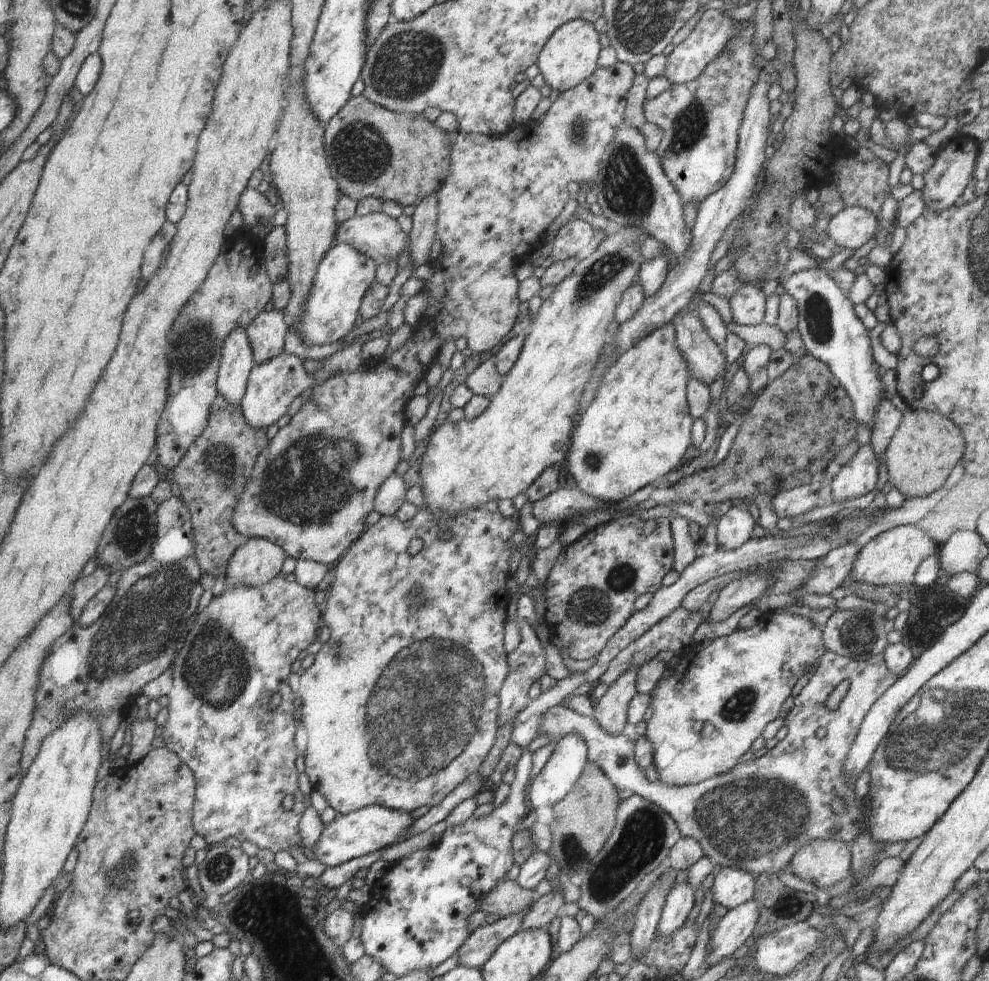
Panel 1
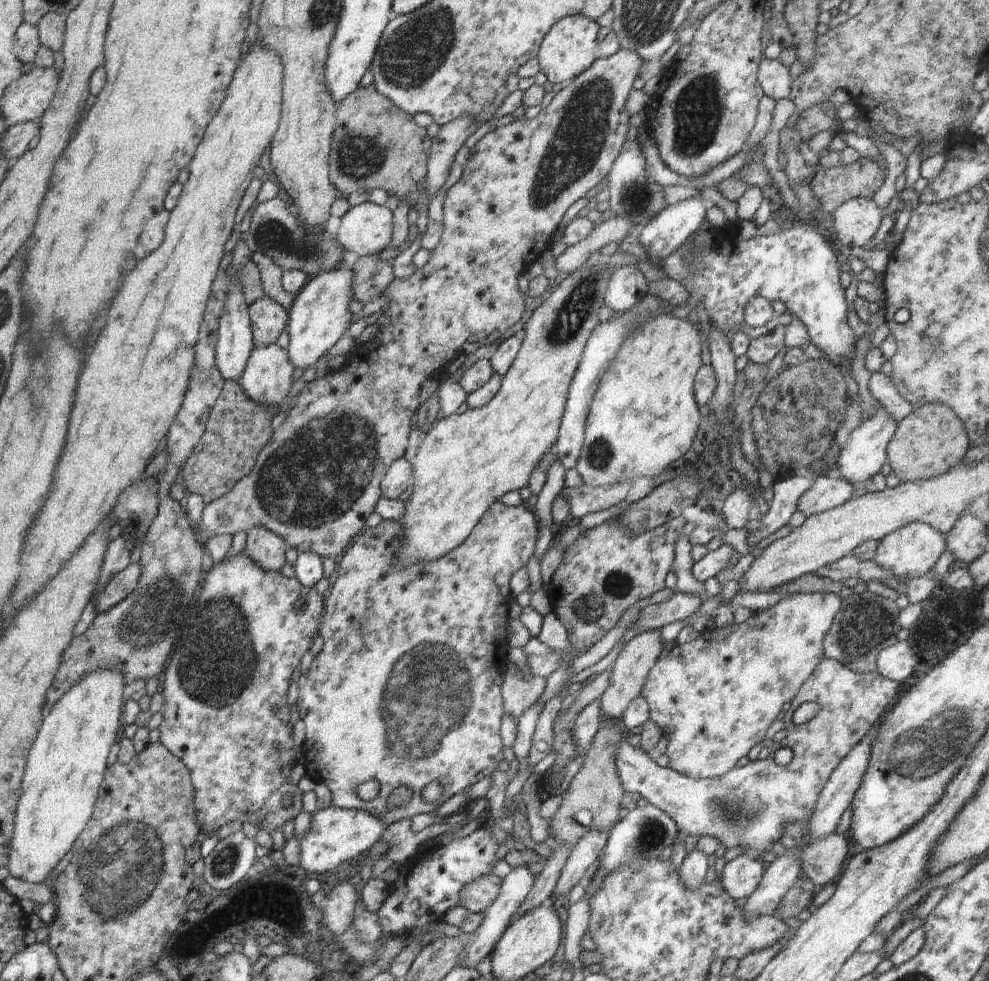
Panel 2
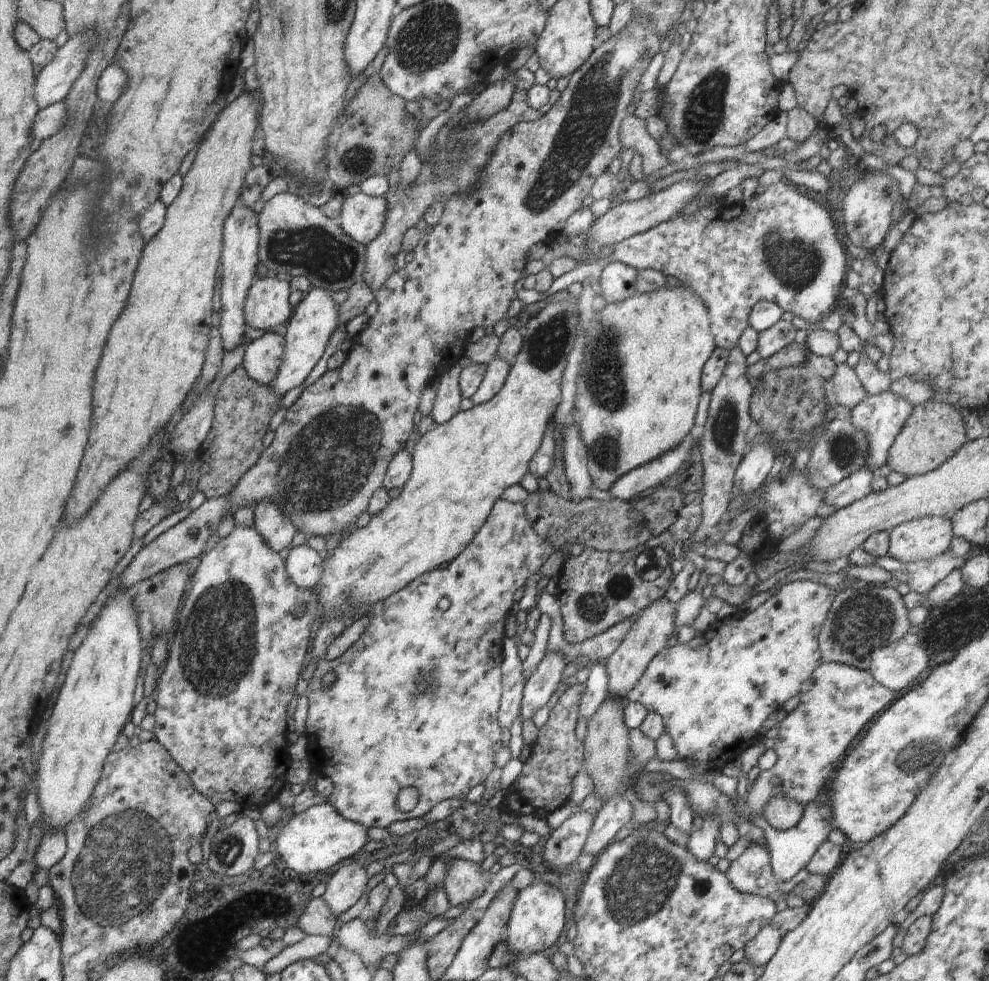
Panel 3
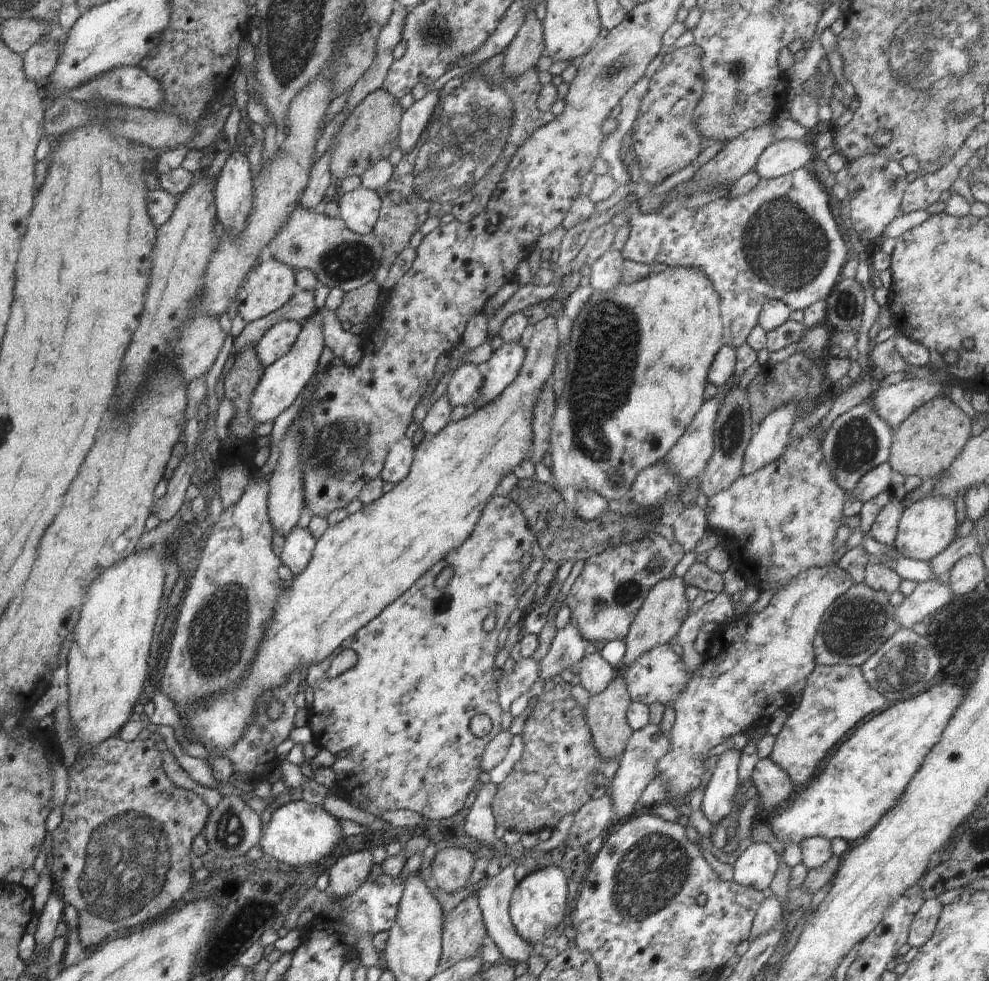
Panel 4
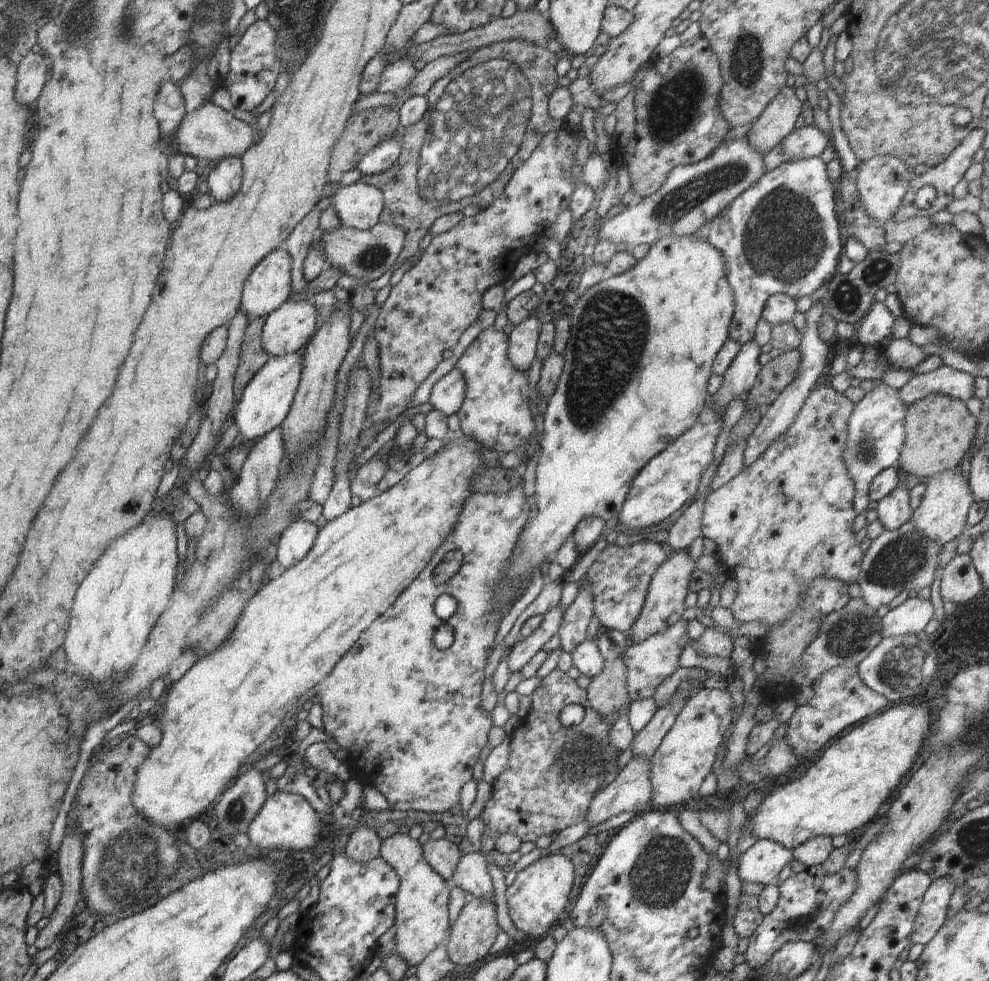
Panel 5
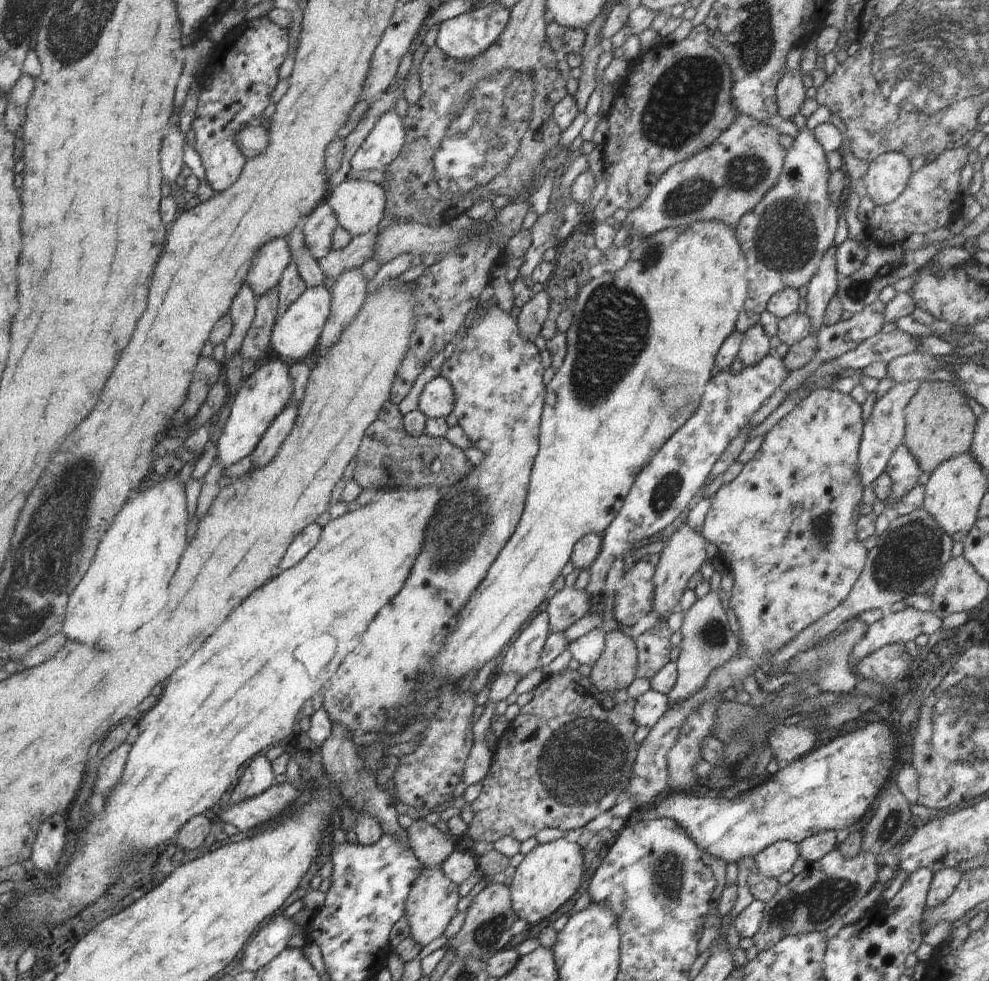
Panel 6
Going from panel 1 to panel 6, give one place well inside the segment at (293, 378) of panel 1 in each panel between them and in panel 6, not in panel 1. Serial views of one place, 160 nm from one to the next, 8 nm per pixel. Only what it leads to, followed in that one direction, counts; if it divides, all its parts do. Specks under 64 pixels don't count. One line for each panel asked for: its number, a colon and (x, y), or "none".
2: (267, 379)
3: (263, 356)
4: (278, 340)
5: (288, 330)
6: (296, 332)

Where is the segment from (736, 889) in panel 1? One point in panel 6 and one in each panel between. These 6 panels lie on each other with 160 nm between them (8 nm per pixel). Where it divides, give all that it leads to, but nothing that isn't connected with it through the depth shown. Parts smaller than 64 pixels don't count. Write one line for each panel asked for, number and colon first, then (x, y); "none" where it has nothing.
2: (741, 876)
3: (751, 872)
4: (755, 867)
5: (762, 863)
6: (779, 857)

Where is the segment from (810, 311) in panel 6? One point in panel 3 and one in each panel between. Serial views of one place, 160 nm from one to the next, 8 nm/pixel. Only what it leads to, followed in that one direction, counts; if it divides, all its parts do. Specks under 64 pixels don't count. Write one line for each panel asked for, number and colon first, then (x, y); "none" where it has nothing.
3: (751, 473)
4: (770, 442)
5: (782, 412)

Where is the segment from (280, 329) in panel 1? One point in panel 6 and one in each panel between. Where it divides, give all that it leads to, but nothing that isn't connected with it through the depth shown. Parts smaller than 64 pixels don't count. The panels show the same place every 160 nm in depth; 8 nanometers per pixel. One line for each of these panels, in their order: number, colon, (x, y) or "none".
2: (268, 318)
3: (267, 306)
4: (272, 284)
5: (268, 286)
6: (270, 260)

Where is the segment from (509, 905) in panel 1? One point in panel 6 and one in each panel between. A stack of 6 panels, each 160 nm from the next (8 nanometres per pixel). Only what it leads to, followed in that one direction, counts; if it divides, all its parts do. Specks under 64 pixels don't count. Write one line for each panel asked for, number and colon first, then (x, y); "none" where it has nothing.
2: (476, 896)
3: (465, 880)
4: (452, 867)
5: (442, 856)
6: (432, 847)

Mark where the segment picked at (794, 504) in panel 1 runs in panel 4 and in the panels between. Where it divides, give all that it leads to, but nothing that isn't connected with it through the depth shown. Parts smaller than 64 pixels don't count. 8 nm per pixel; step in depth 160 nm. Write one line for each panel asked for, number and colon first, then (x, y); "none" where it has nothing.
2: (826, 493)
3: (855, 486)
4: (877, 480)

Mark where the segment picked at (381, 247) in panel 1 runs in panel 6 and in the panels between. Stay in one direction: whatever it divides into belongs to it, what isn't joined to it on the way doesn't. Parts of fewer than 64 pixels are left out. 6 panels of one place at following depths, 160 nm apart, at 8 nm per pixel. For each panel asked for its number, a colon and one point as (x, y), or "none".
2: (366, 229)
3: (362, 217)
4: (359, 209)
5: (359, 206)
6: (359, 205)

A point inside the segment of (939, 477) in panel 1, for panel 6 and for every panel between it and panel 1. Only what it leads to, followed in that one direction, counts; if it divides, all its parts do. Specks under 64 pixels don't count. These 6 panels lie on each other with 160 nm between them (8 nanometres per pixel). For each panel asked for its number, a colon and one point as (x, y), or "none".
2: (931, 440)
3: (934, 431)
4: (926, 443)
5: (939, 430)
6: (939, 424)

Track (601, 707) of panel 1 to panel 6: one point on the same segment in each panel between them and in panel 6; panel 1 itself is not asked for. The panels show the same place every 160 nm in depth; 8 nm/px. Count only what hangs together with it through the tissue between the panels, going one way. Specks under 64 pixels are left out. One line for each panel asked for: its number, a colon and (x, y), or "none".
2: (627, 676)
3: (654, 628)
4: (665, 607)
5: (664, 605)
6: (685, 552)

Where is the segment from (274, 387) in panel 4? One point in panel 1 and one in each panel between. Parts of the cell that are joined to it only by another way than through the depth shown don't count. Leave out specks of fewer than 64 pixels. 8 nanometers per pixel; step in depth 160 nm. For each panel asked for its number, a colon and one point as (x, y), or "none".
1: (344, 275)
2: (320, 316)
3: (314, 319)

